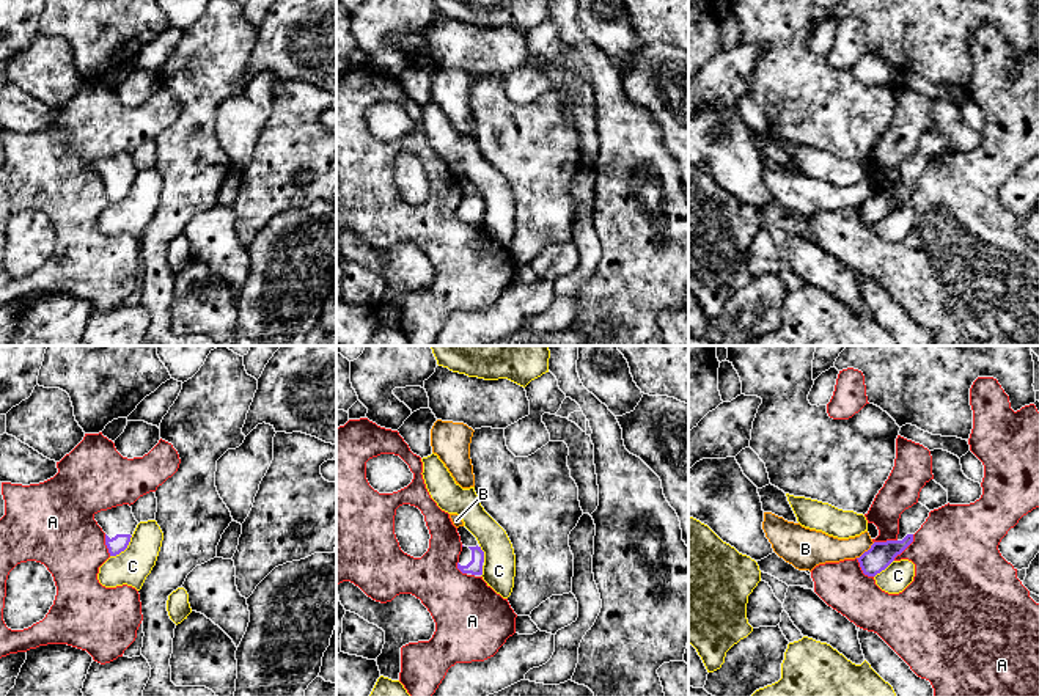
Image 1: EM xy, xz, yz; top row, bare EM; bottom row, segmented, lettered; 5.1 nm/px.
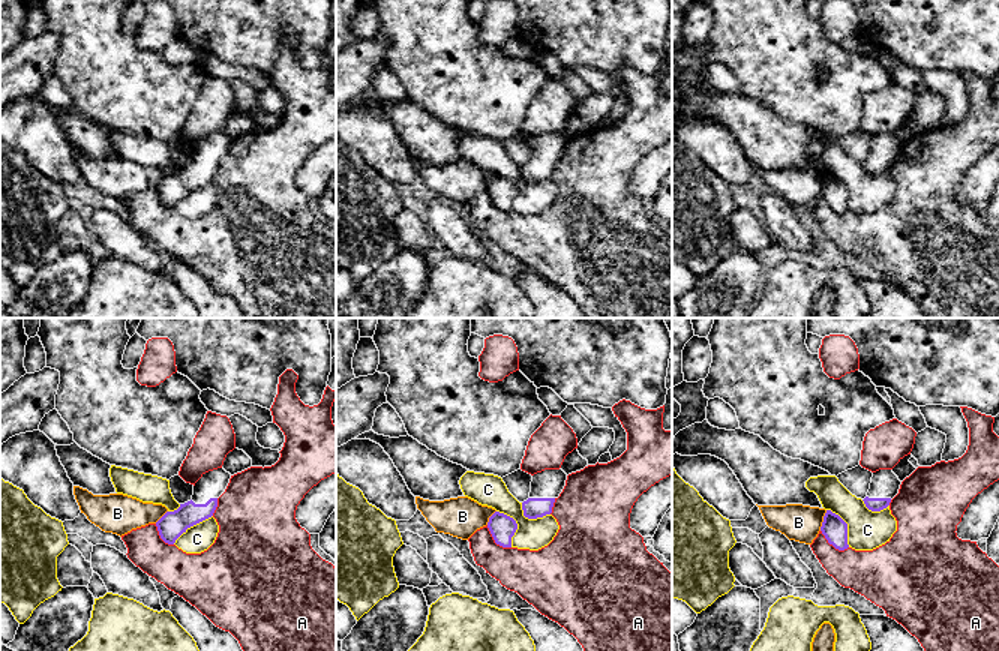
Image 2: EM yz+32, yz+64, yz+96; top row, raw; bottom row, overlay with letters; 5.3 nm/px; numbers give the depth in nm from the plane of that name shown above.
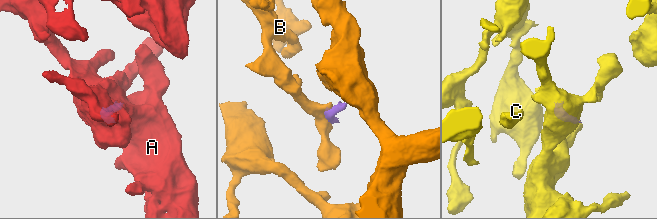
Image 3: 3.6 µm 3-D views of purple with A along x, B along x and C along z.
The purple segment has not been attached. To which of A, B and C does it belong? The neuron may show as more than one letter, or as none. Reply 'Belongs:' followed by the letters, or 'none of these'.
Belongs: none of these

